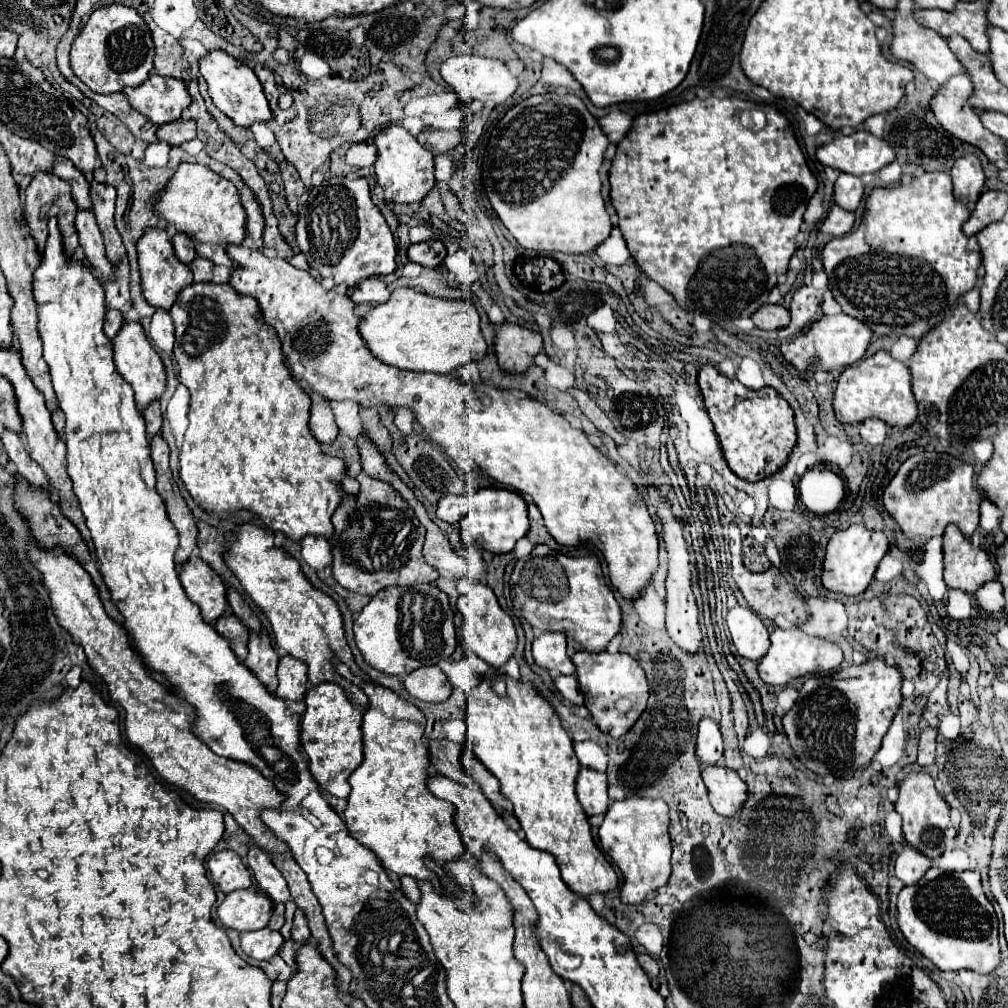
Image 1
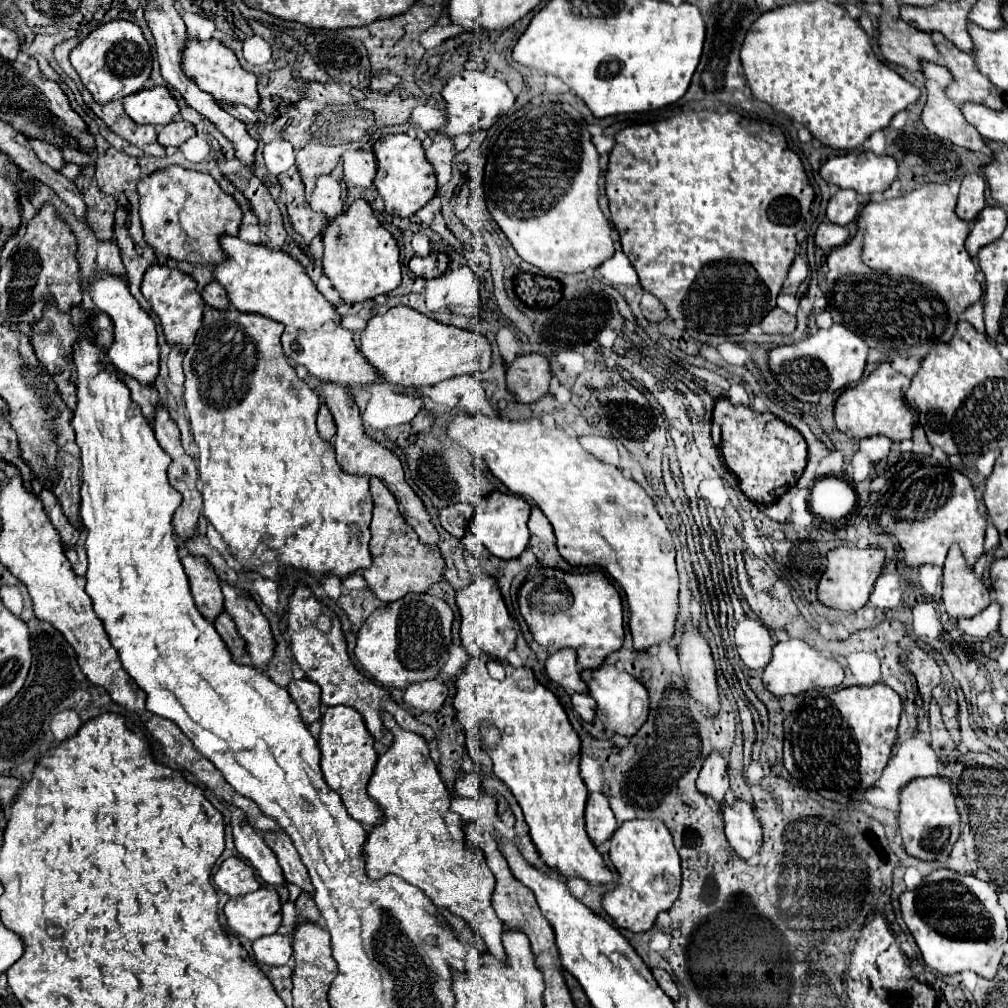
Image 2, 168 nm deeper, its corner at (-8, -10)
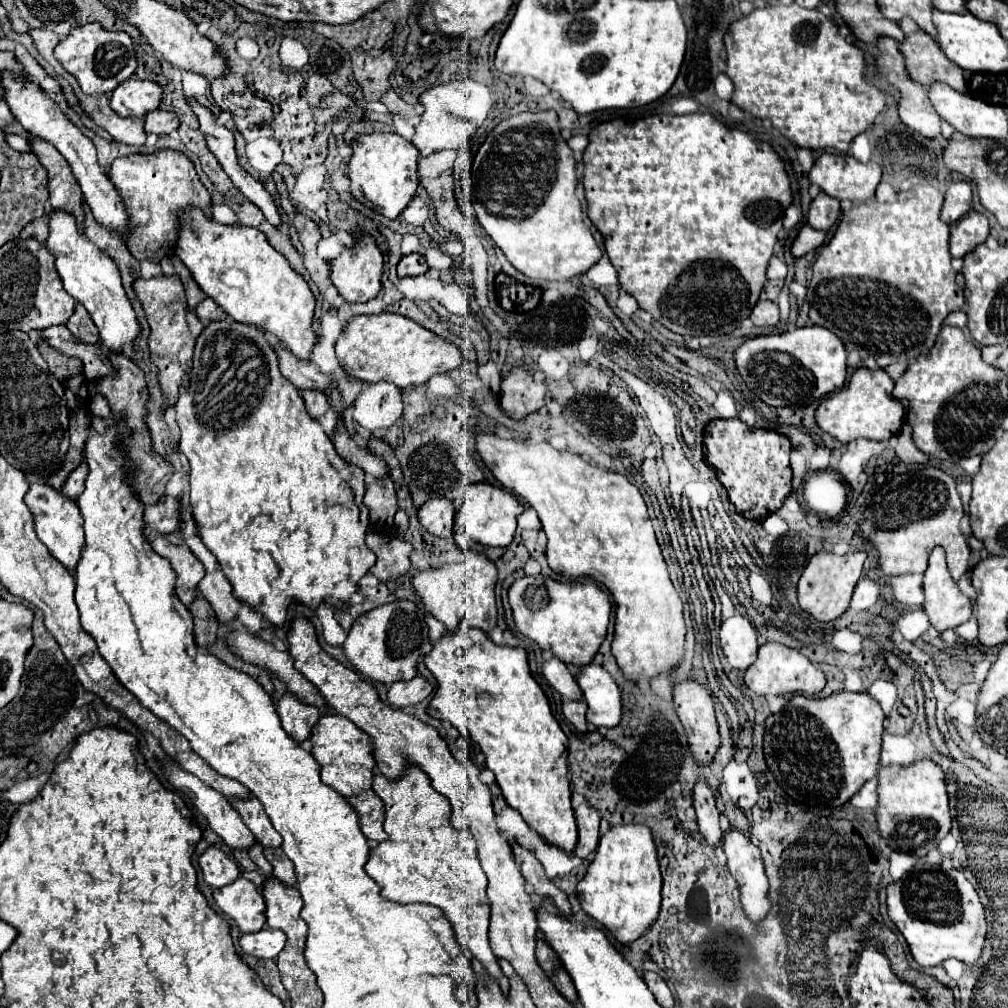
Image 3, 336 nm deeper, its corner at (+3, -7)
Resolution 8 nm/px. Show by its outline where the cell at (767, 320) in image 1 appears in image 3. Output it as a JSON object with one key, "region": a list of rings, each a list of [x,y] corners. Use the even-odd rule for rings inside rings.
{"region":[[[758,301],[756,307],[750,313],[752,323],[758,325],[758,327],[772,327],[772,325],[776,325],[778,317],[780,317],[778,305],[772,303],[772,301]]]}

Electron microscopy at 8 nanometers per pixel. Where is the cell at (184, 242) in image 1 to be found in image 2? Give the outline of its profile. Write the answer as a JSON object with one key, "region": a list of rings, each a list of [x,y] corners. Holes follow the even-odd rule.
{"region":[[[177,262],[177,266],[187,272],[189,276],[193,276],[199,284],[199,290],[203,290],[203,286],[207,286],[213,280],[213,274],[209,268],[205,268],[203,264],[191,264],[191,262]]]}

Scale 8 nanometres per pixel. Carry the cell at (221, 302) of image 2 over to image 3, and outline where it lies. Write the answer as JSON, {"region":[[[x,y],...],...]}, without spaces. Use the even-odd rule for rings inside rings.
{"region":[[[206,299],[202,301],[198,307],[196,307],[196,315],[200,317],[200,321],[204,325],[208,325],[210,321],[222,321],[226,317],[226,313],[212,301],[212,299]]]}

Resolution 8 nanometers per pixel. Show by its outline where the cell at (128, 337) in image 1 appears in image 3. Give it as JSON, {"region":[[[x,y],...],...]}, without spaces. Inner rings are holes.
{"region":[[[46,209],[48,217],[48,239],[44,241],[46,249],[56,257],[56,269],[58,275],[64,281],[64,289],[80,301],[86,311],[90,313],[94,325],[100,331],[100,341],[104,347],[122,353],[130,351],[134,345],[134,339],[140,335],[140,325],[136,321],[136,313],[126,297],[126,291],[120,281],[120,271],[112,257],[92,245],[92,241],[86,241],[86,237],[78,231],[76,217],[64,209]]]}

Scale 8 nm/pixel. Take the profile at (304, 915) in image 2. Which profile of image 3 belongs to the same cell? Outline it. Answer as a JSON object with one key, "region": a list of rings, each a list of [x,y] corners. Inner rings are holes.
{"region":[[[264,849],[264,857],[270,861],[270,865],[274,867],[274,875],[276,879],[280,879],[286,885],[296,885],[296,873],[294,873],[294,865],[292,861],[288,861],[288,857],[284,855],[282,849]]]}

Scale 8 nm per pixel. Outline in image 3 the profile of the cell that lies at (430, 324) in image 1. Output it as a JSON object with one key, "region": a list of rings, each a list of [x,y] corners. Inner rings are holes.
{"region":[[[396,313],[350,317],[350,321],[346,323],[344,331],[340,333],[340,337],[336,341],[336,357],[340,361],[340,367],[352,379],[368,381],[368,383],[388,381],[388,383],[394,383],[400,389],[424,385],[432,375],[436,375],[436,373],[448,373],[448,371],[456,369],[462,363],[462,353],[460,353],[460,349],[456,345],[446,343],[442,337],[438,337],[432,331],[424,329],[416,321],[412,321],[408,317],[402,317],[402,315],[396,315]]]}

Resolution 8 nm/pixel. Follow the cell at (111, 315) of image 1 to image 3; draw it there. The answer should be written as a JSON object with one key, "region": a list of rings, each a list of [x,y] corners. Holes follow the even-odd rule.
{"region":[[[76,303],[76,311],[70,317],[70,321],[66,323],[66,327],[72,331],[72,335],[76,335],[84,343],[98,343],[98,339],[100,339],[96,325],[88,317],[88,311],[84,309],[84,305],[80,305],[80,303]]]}

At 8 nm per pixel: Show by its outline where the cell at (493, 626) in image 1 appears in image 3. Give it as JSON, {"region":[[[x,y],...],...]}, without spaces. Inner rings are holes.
{"region":[[[472,553],[462,563],[448,563],[442,567],[430,567],[416,571],[412,575],[412,589],[424,603],[426,611],[440,619],[446,629],[456,631],[462,619],[468,619],[470,625],[488,633],[496,625],[496,599],[494,599],[494,585],[496,585],[496,565],[486,559],[484,555]]]}

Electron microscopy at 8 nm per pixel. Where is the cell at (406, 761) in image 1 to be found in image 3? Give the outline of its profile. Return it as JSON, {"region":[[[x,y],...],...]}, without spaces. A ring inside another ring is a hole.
{"region":[[[408,767],[398,781],[388,781],[378,773],[372,789],[384,801],[384,831],[388,833],[388,841],[378,843],[370,851],[366,873],[382,887],[386,899],[420,901],[440,907],[462,949],[470,951],[470,955],[498,981],[504,995],[508,995],[508,979],[502,975],[488,943],[490,905],[486,899],[486,875],[478,857],[460,857],[456,829],[450,825],[448,799],[432,789],[428,777],[418,767]],[[478,877],[480,881],[476,881]]]}

